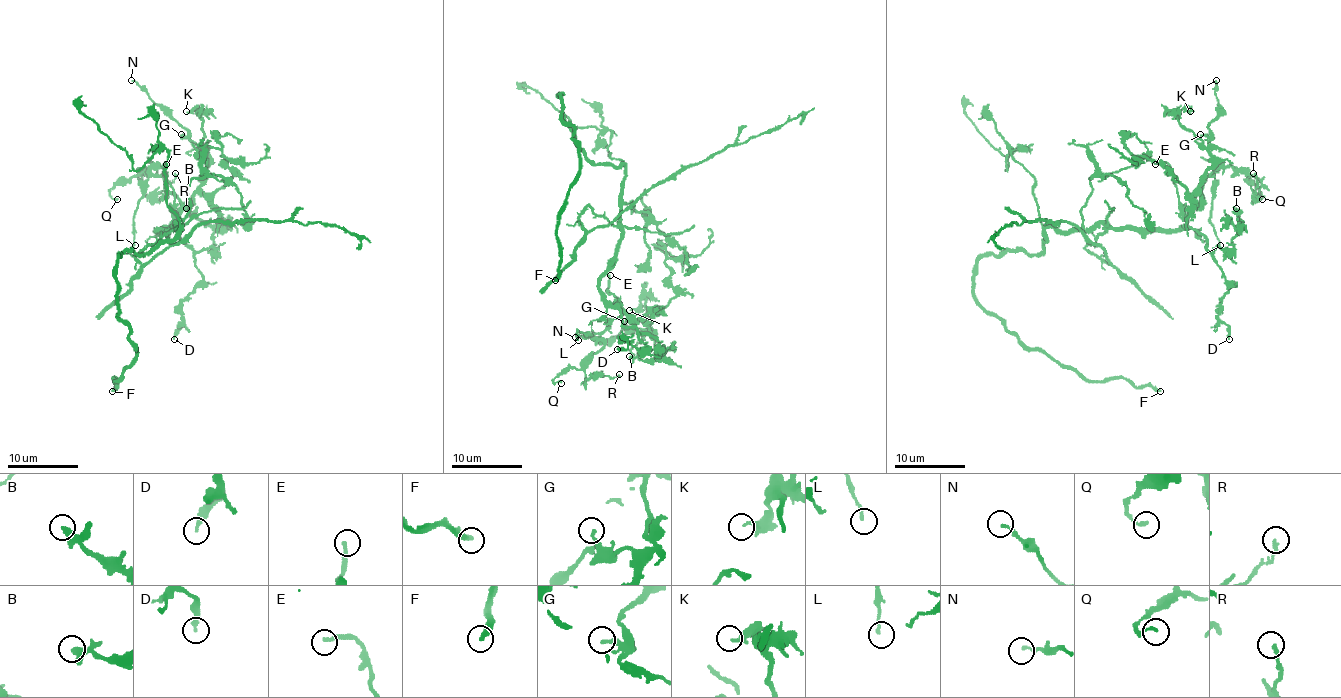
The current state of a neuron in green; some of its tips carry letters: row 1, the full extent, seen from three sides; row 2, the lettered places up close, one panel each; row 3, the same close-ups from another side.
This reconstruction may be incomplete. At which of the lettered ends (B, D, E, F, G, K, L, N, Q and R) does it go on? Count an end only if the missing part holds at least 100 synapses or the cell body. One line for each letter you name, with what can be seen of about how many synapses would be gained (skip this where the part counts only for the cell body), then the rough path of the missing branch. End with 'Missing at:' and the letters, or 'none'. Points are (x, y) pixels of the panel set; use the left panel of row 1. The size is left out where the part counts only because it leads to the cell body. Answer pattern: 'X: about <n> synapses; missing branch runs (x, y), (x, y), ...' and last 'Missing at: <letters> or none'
Missing at: none

